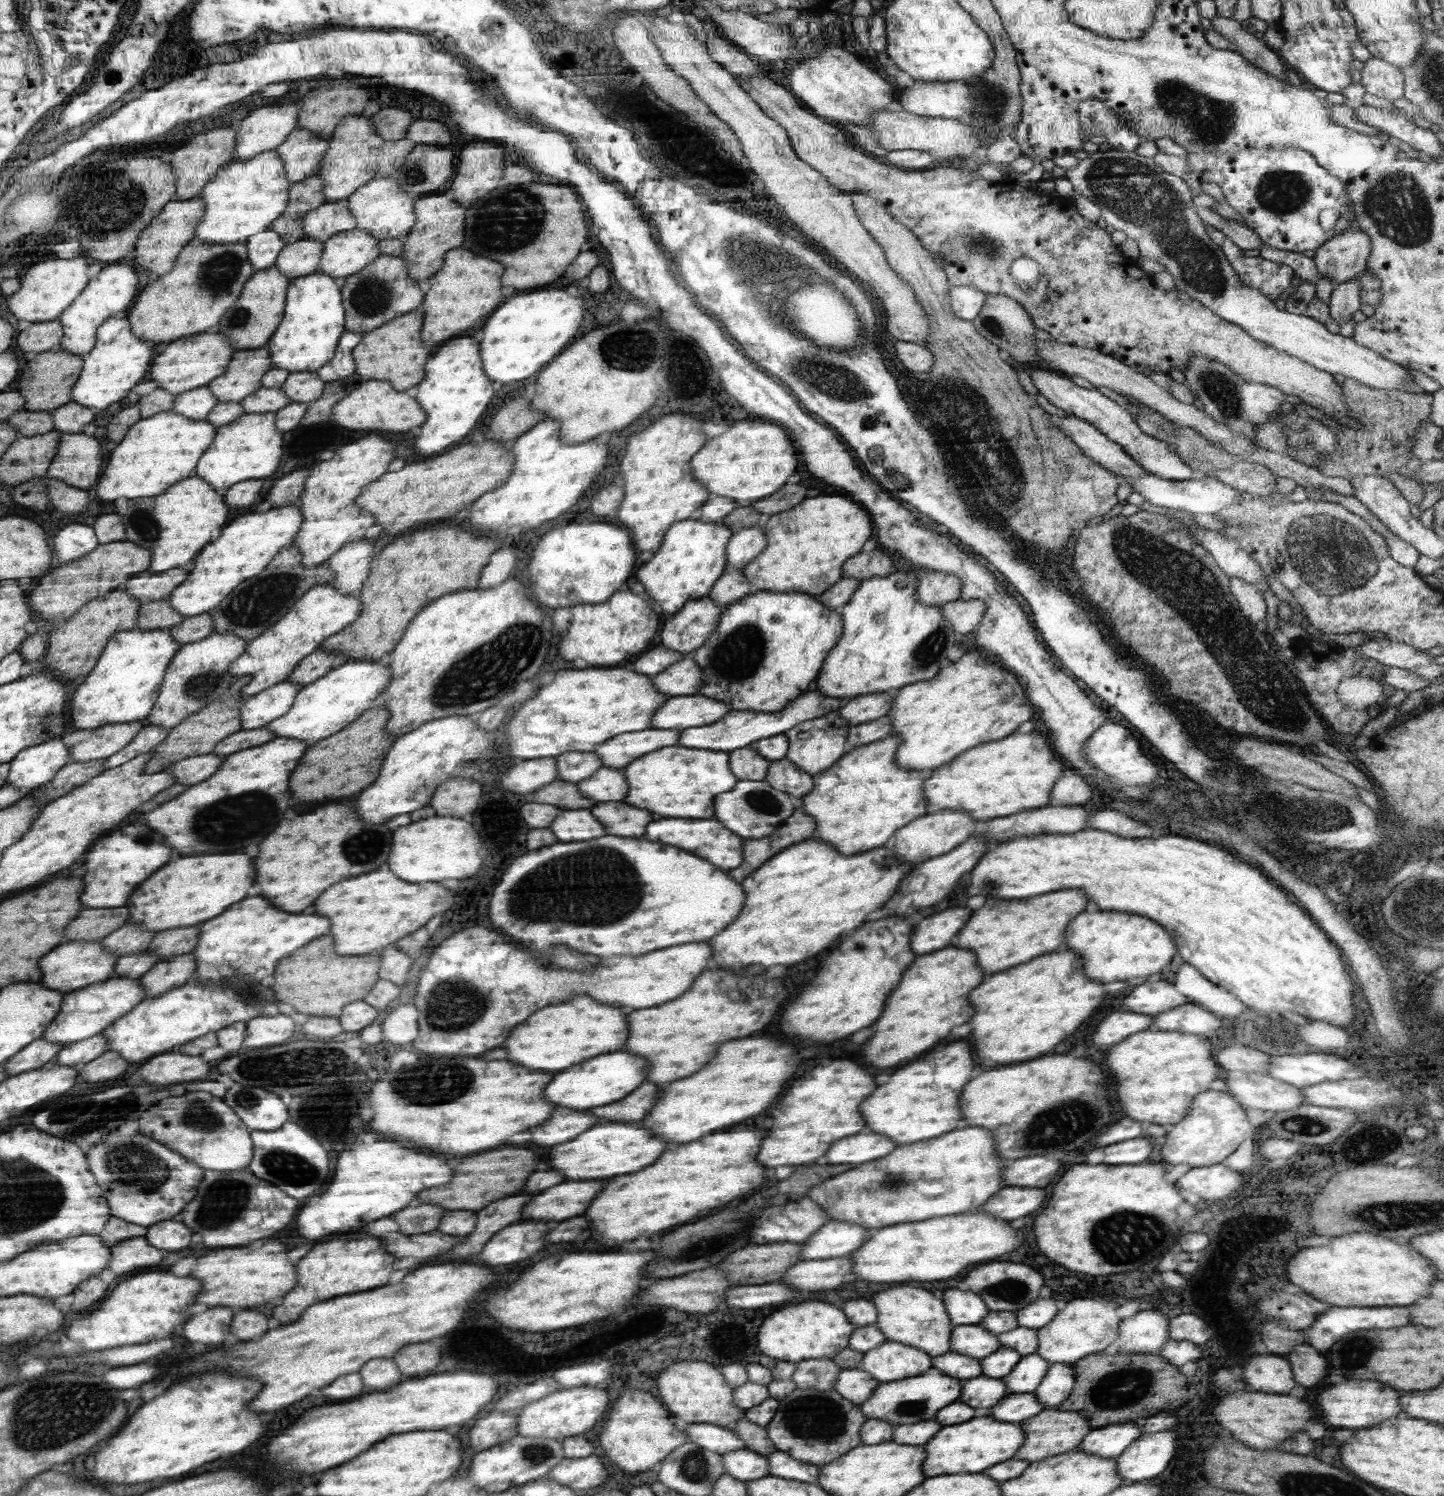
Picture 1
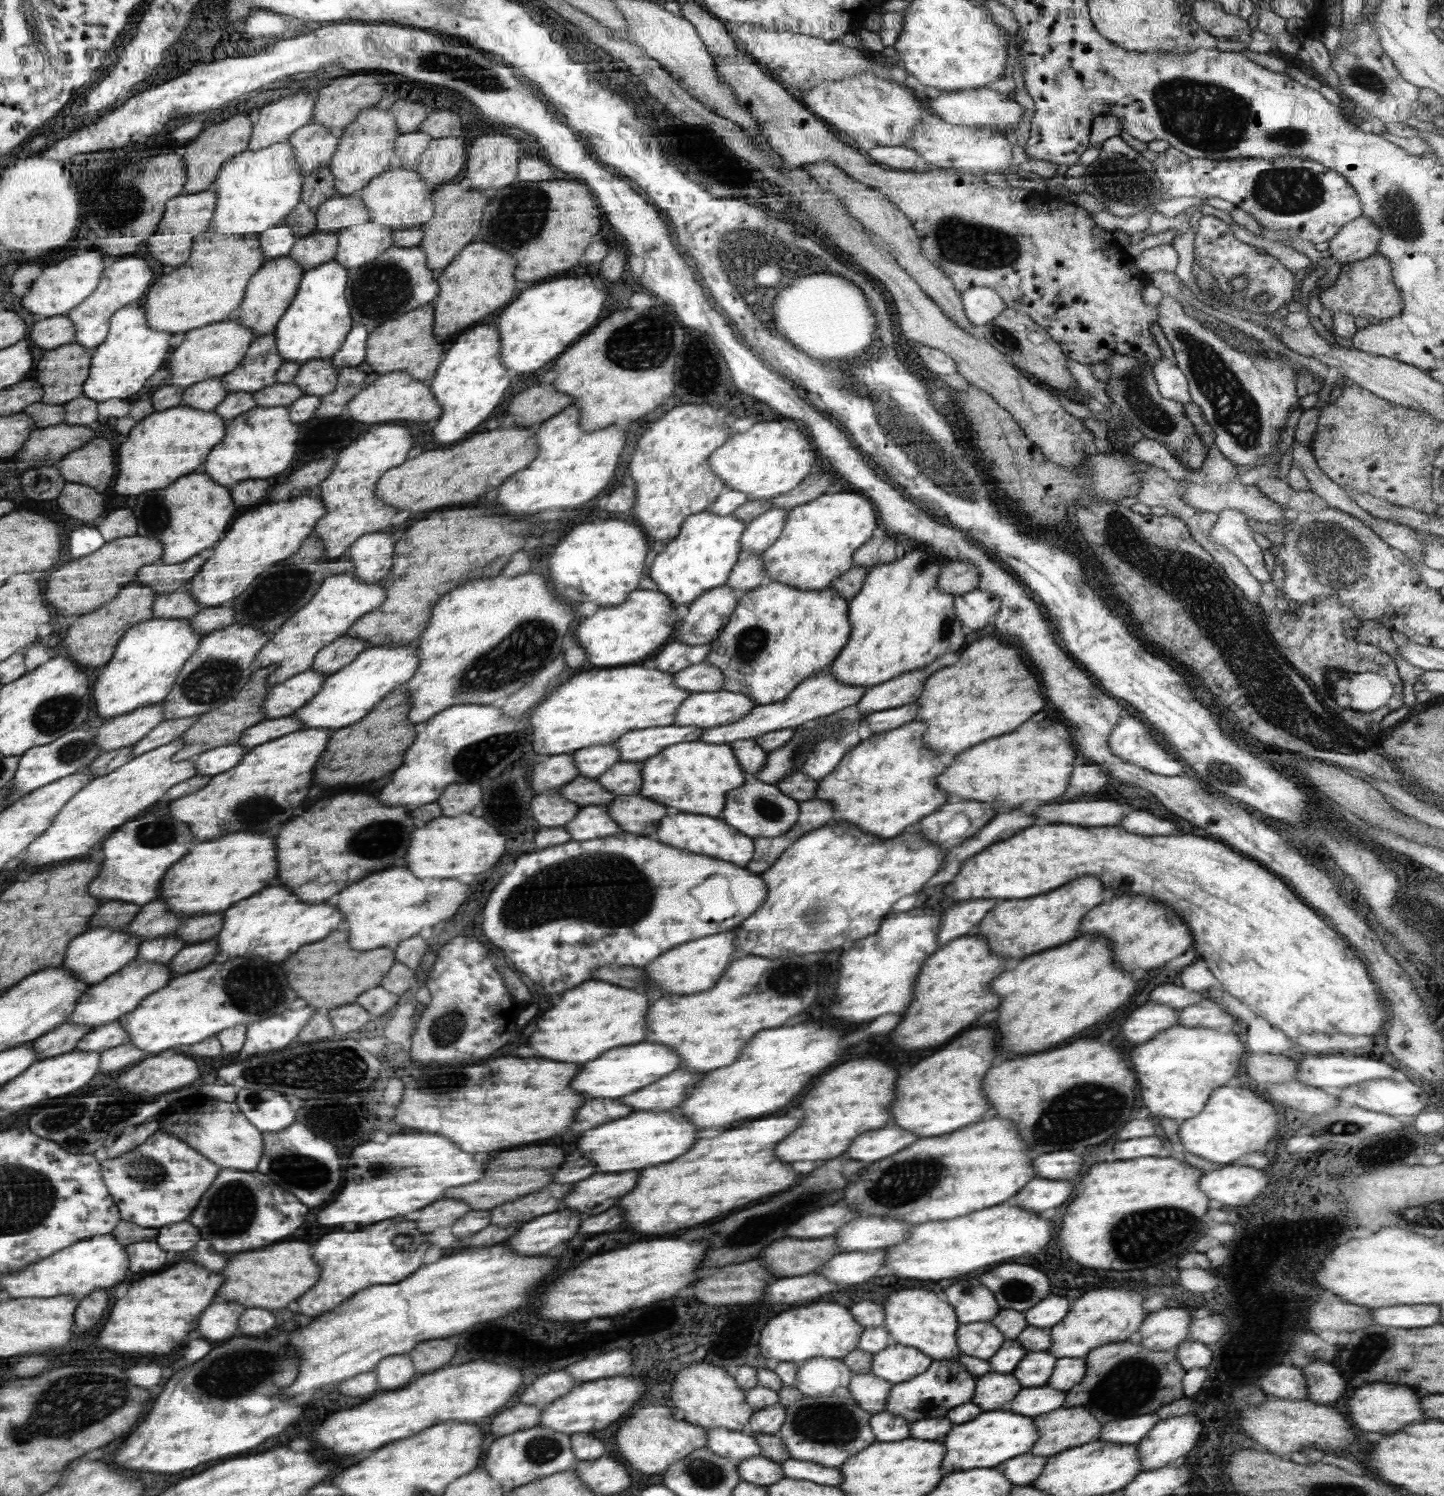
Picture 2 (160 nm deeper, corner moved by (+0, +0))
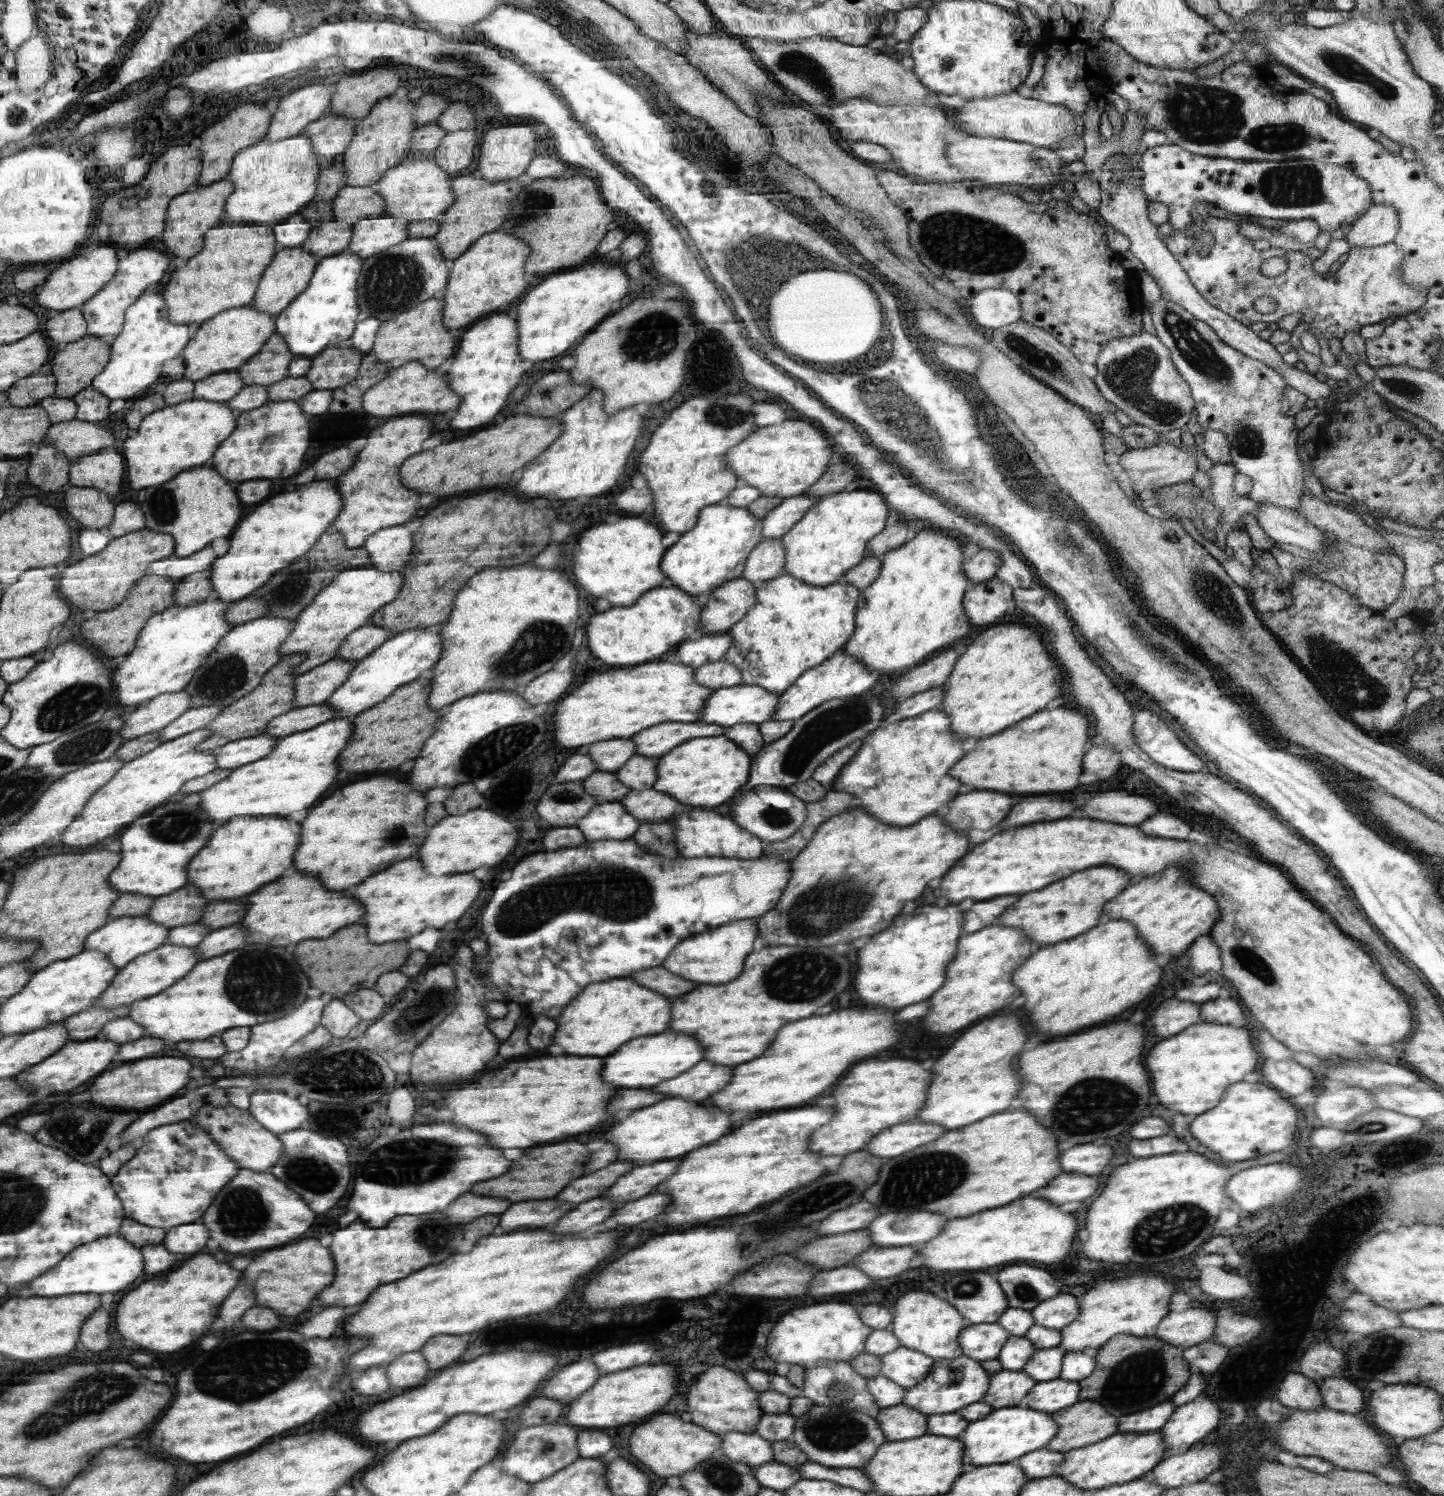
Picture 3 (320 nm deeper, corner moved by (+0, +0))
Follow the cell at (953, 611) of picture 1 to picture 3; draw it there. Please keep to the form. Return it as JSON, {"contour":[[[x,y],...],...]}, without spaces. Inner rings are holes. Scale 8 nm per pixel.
{"contour":[[[998,577],[972,583],[965,592],[963,607],[970,624],[994,625],[1001,622],[1014,606],[1012,587]]]}

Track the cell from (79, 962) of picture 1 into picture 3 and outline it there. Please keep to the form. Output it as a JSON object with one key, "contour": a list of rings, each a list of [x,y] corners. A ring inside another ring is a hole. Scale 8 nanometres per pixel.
{"contour":[[[125,916],[110,919],[101,929],[95,930],[88,936],[85,948],[106,954],[114,966],[122,970],[137,957],[160,948],[168,941],[168,938],[169,928],[167,926],[151,921],[151,918],[146,916]]]}

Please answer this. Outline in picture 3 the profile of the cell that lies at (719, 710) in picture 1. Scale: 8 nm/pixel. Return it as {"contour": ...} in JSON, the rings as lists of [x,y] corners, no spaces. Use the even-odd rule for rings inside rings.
{"contour":[[[734,686],[734,688],[720,688],[712,694],[706,710],[702,710],[702,722],[720,724],[720,726],[734,726],[752,722],[758,724],[770,721],[776,717],[780,706],[778,695],[772,694],[763,686]]]}

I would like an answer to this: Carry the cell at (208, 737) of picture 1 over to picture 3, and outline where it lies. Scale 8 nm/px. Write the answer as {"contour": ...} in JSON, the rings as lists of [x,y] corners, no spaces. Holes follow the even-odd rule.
{"contour":[[[306,653],[283,655],[281,661],[265,674],[262,684],[246,694],[246,697],[224,708],[224,711],[212,720],[206,730],[212,730],[213,735],[201,742],[200,750],[212,752],[215,748],[229,742],[263,734],[274,718],[281,717],[282,714],[293,710],[294,698],[297,697],[296,678],[298,674],[296,668],[305,661],[306,657]]]}

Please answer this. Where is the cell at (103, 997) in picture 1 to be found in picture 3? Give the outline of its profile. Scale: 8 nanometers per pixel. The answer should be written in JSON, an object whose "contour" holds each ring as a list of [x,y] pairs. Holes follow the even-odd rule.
{"contour":[[[165,943],[160,948],[137,957],[119,971],[113,984],[95,1002],[94,1006],[111,1009],[117,1006],[130,1005],[134,1001],[141,1001],[160,994],[169,986],[176,985],[178,981],[185,978],[197,965],[199,958],[195,953],[196,949],[196,947]]]}

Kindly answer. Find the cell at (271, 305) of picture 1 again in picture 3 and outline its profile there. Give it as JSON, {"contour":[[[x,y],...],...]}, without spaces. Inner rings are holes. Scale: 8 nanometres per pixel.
{"contour":[[[298,248],[279,249],[272,264],[268,266],[262,275],[260,285],[257,287],[256,301],[252,306],[274,317],[282,313],[309,287],[309,282],[316,272],[320,259],[309,251]]]}

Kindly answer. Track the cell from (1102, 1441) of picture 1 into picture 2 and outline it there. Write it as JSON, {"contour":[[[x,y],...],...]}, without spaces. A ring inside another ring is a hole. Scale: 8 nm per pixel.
{"contour":[[[1155,1413],[1138,1415],[1136,1418],[1111,1420],[1102,1425],[1100,1441],[1136,1445],[1156,1426],[1159,1416]]]}

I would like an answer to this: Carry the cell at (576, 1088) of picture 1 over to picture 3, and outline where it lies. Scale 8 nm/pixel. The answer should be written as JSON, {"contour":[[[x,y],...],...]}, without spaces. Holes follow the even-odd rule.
{"contour":[[[657,1034],[636,1038],[634,1042],[628,1042],[618,1050],[616,1054],[606,1058],[606,1082],[620,1086],[620,1088],[652,1088],[664,1080],[676,1078],[678,1074],[690,1070],[698,1062],[704,1060],[704,1048],[700,1042],[688,1034]]]}

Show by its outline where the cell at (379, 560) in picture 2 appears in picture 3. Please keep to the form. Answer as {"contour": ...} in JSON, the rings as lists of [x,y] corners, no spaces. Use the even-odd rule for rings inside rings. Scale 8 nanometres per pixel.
{"contour":[[[405,525],[391,526],[374,533],[363,547],[369,551],[372,567],[400,573],[413,554],[412,538],[413,532]]]}

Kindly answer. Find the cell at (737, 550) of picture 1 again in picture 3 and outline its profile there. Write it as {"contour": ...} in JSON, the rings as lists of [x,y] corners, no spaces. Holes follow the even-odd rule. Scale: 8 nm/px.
{"contour":[[[798,495],[783,499],[763,520],[764,538],[780,539],[818,502],[818,498]]]}

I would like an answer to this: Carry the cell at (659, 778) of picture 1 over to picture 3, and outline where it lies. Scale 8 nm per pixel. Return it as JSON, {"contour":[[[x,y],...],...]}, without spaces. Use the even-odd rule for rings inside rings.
{"contour":[[[724,736],[694,738],[658,760],[658,780],[654,788],[678,798],[682,804],[714,808],[712,804],[728,802],[736,796],[738,788],[748,782],[750,764],[752,758]]]}

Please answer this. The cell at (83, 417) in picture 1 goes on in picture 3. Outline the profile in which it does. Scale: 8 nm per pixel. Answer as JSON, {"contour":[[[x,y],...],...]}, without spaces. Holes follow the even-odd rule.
{"contour":[[[93,385],[82,389],[72,400],[77,404],[76,420],[99,424],[111,414],[111,400],[104,393],[98,392]]]}

